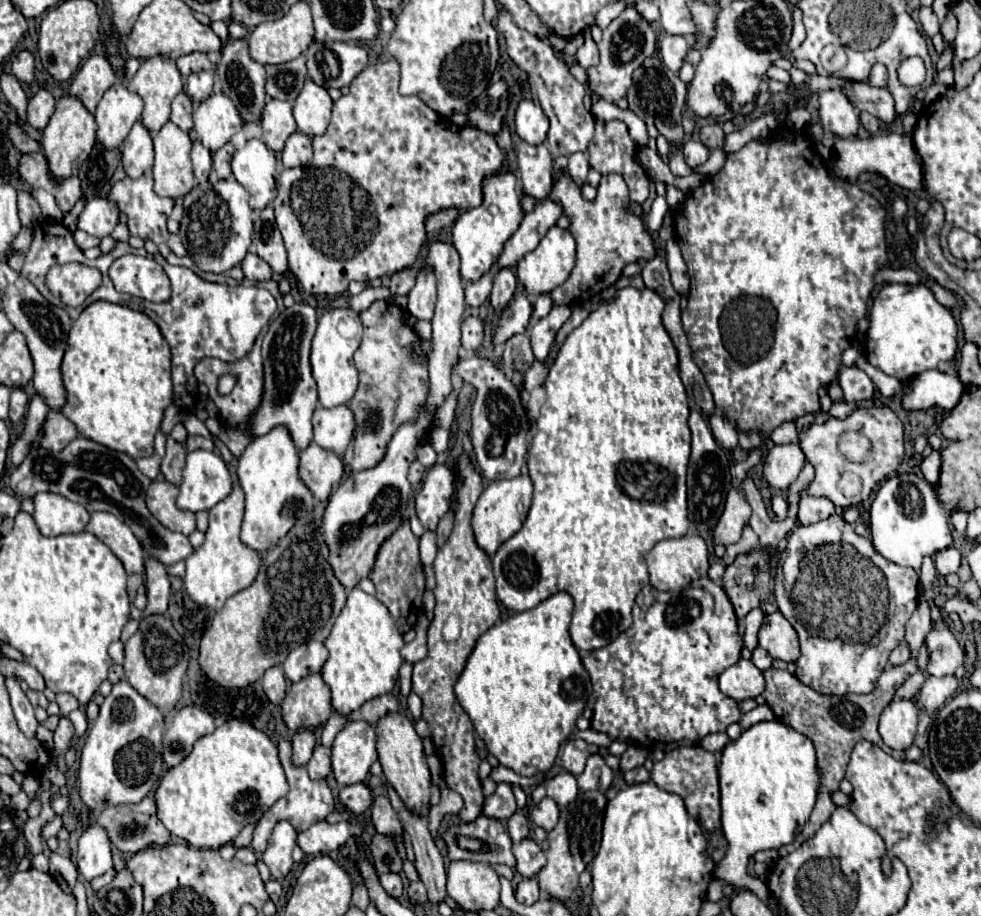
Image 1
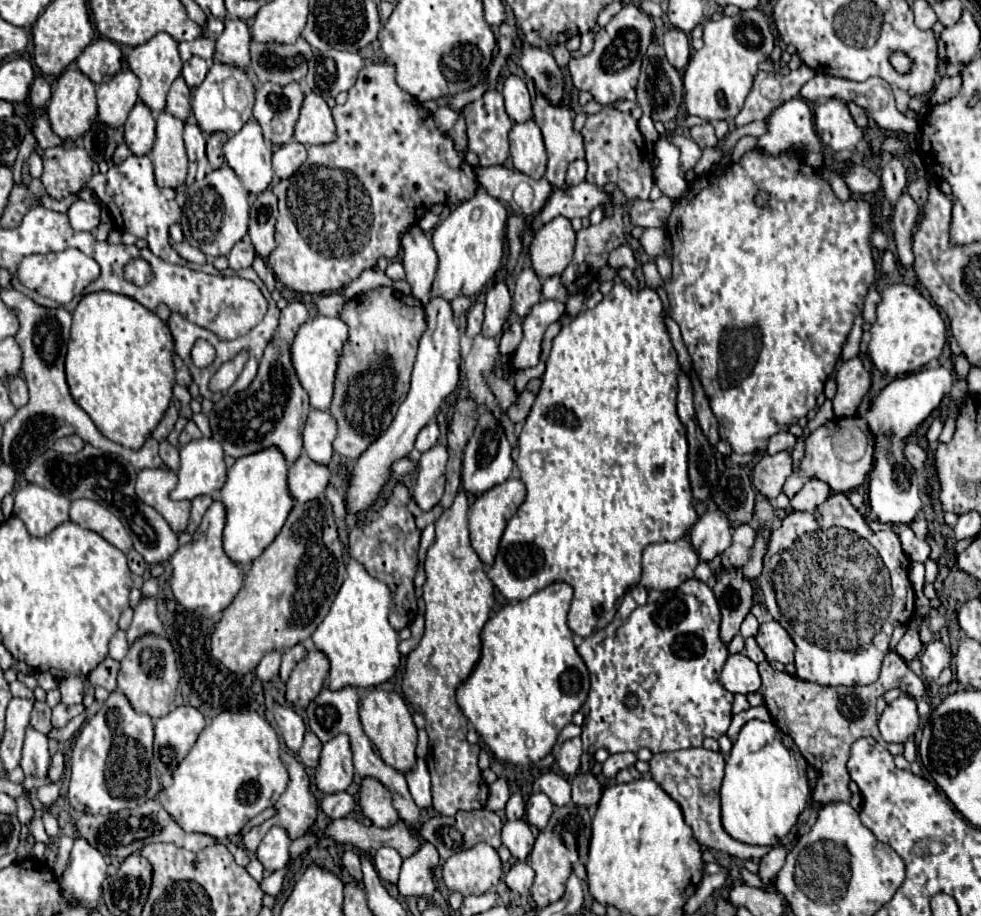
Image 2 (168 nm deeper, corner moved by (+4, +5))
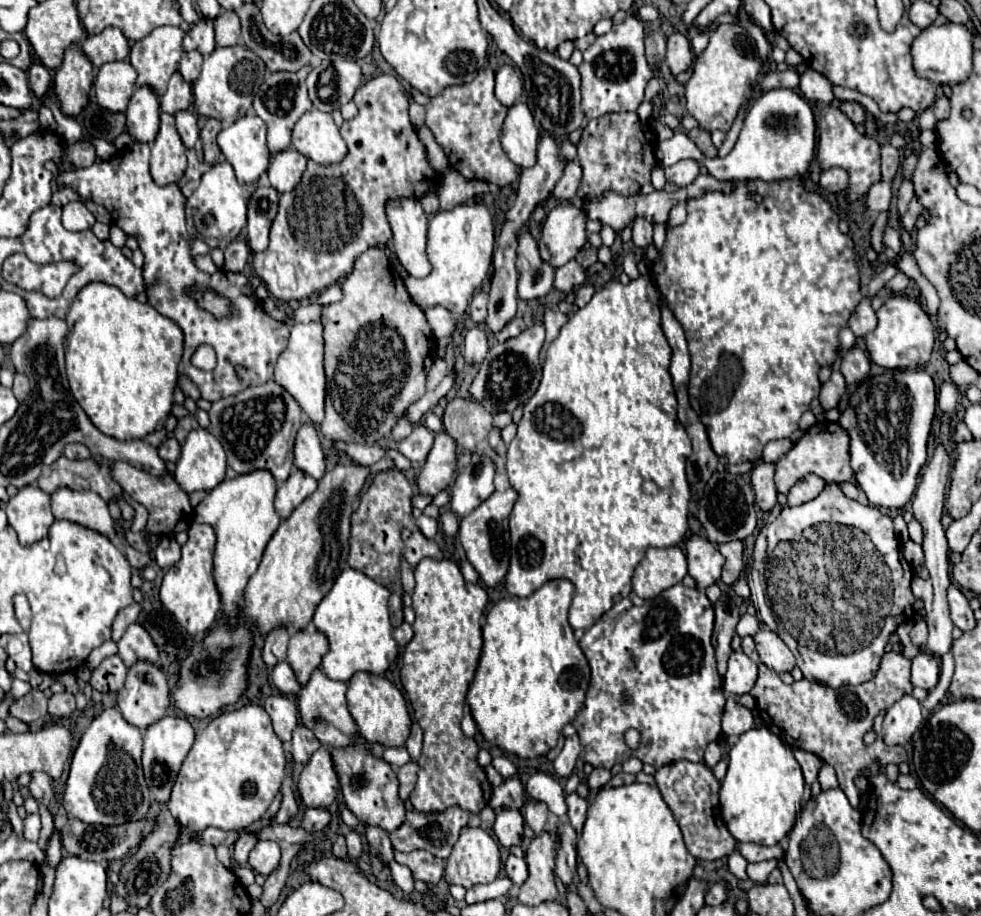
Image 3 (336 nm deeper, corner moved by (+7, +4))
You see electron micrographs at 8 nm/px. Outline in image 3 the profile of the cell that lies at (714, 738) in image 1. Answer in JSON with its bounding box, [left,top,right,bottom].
[705,743,721,769]

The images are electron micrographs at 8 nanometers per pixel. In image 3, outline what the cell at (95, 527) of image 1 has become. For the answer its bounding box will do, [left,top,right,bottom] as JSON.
[51,489,115,539]

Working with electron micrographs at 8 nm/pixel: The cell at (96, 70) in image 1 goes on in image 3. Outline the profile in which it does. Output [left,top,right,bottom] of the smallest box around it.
[83,27,129,67]

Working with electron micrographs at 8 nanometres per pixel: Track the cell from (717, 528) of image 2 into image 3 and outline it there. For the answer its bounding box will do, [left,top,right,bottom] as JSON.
[687,535,725,589]

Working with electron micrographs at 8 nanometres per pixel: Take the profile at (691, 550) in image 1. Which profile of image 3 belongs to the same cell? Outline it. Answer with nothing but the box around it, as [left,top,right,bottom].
[633,547,687,599]

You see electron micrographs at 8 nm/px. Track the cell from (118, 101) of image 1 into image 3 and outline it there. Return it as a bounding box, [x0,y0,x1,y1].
[95,61,137,111]

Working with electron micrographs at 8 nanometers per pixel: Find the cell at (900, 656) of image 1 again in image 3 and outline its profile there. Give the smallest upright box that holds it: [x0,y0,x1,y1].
[911,621,927,647]

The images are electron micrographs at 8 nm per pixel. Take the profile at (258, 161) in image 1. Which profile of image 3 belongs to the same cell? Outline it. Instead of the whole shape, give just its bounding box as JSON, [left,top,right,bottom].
[217,115,269,185]

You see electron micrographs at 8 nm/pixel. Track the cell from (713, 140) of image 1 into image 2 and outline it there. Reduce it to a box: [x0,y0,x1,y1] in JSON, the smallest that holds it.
[690,124,718,148]

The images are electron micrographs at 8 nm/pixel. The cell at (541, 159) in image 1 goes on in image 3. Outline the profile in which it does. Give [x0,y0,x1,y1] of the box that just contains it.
[501,101,539,169]

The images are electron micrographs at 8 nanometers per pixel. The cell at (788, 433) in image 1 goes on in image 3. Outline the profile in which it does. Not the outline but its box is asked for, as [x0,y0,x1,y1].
[763,439,793,463]

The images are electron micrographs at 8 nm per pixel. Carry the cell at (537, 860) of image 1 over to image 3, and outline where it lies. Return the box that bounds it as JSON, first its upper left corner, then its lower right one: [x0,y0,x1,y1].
[493,809,523,847]

